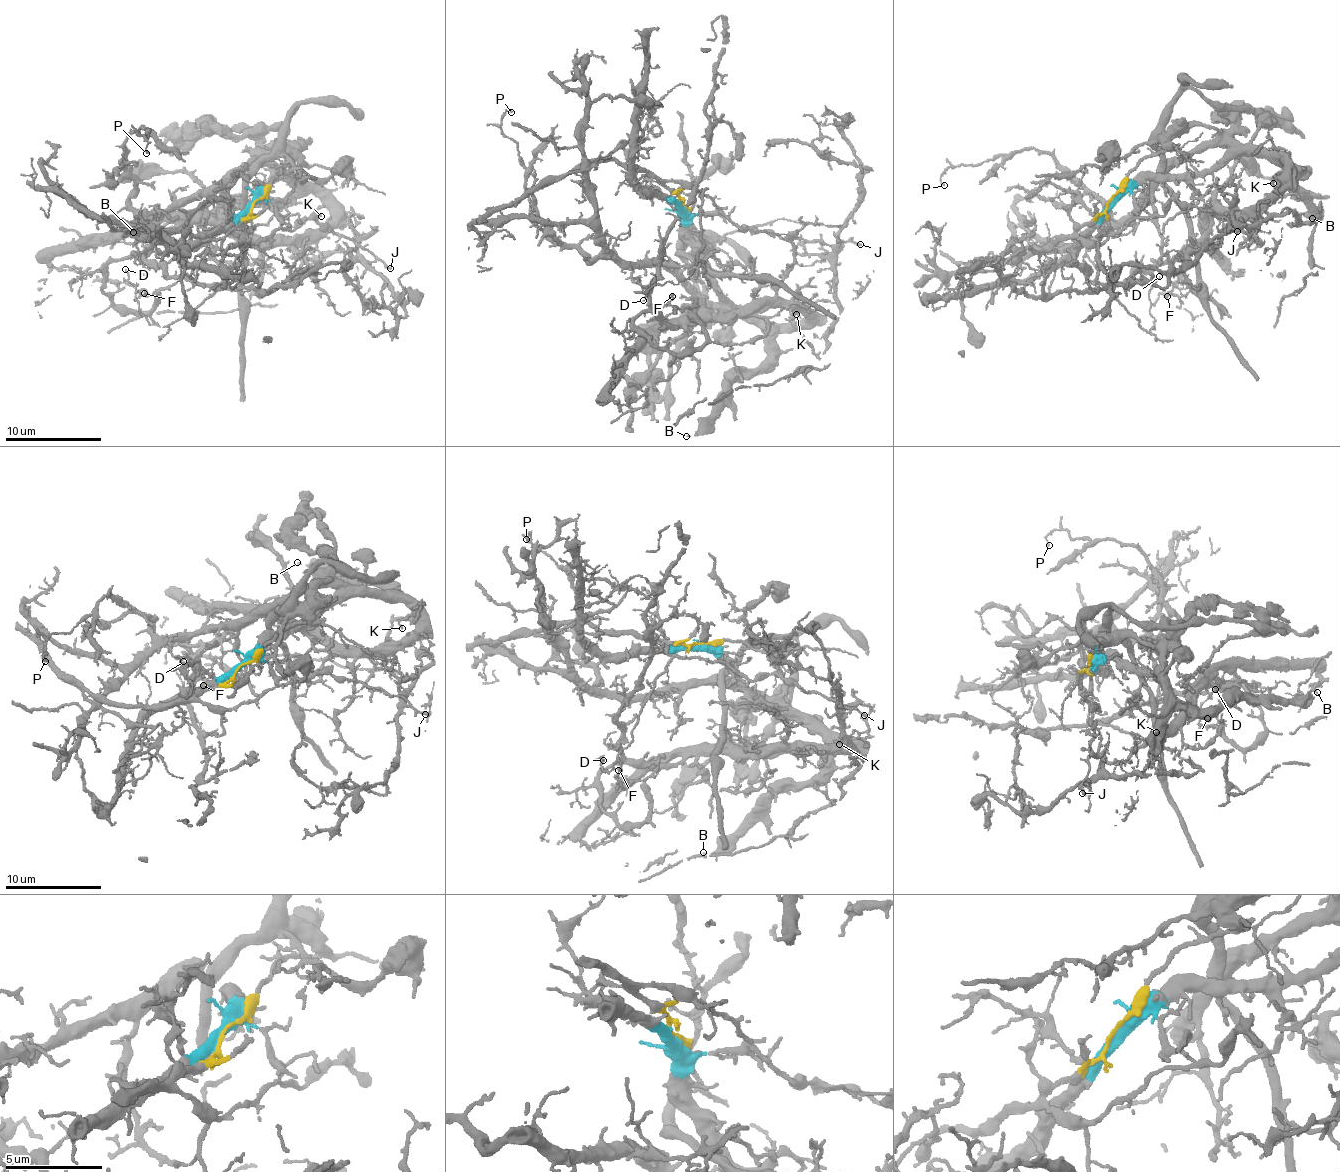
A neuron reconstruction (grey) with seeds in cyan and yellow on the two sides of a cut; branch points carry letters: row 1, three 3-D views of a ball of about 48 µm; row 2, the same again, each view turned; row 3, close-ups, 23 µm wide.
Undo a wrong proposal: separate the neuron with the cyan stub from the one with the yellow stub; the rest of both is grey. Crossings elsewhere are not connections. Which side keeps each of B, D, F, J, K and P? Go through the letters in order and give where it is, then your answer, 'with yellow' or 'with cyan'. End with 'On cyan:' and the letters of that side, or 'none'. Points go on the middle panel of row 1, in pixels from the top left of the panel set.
B: place (686, 436); with cyan
D: place (643, 300); with yellow
F: place (672, 296); with cyan
J: place (860, 244); with yellow
K: place (796, 314); with cyan
P: place (511, 112); with cyan
On cyan: B, F, K, P

